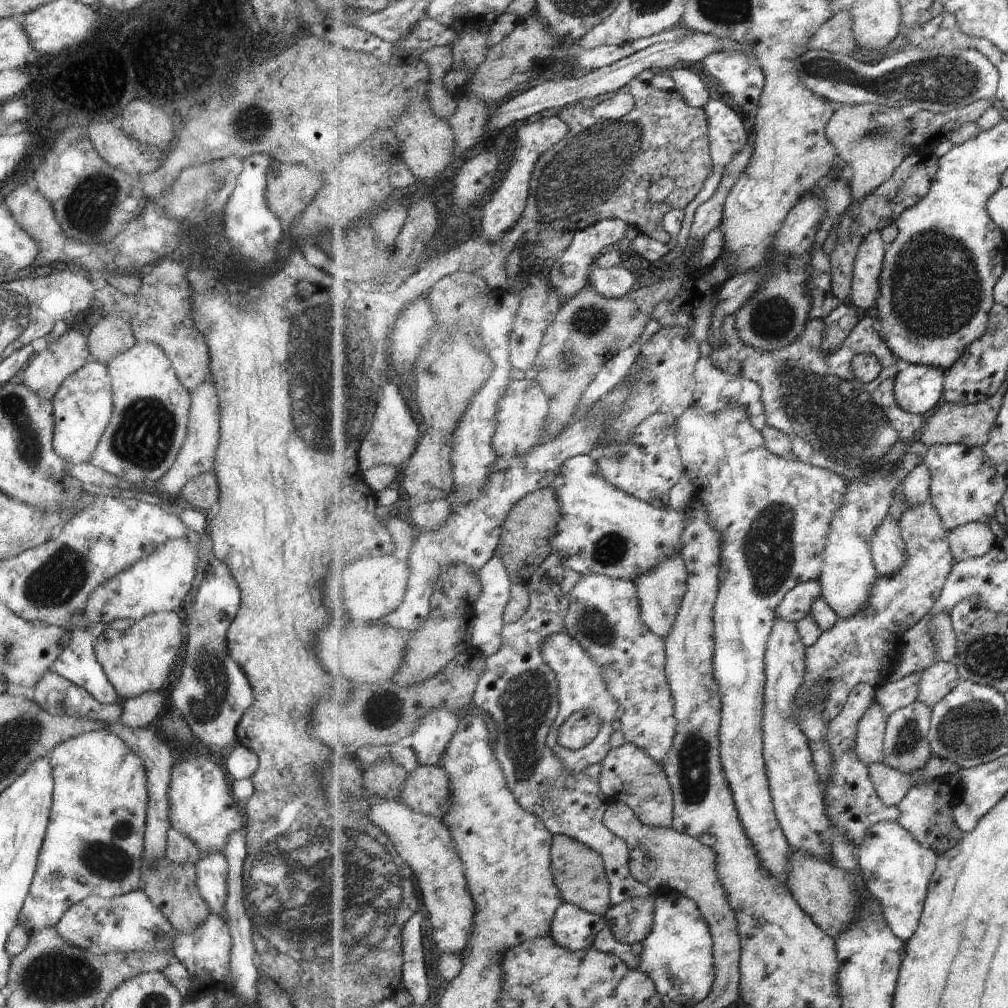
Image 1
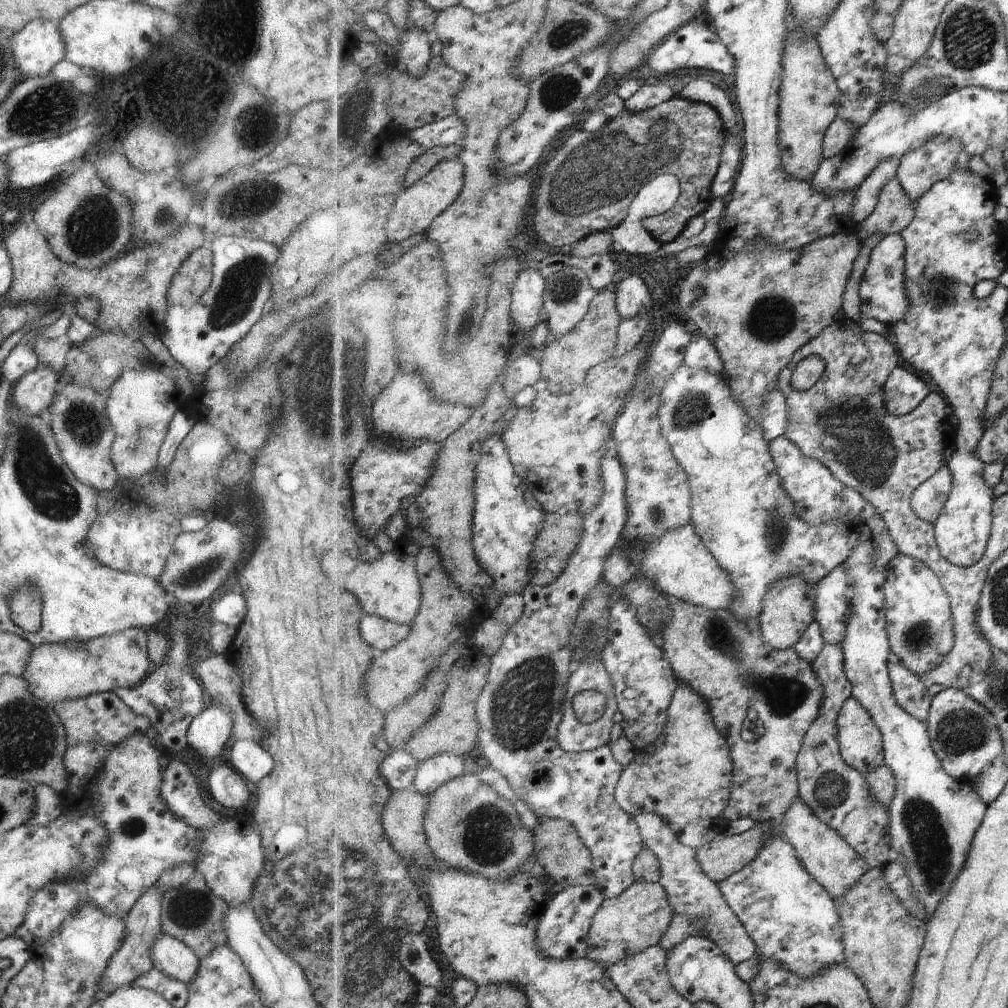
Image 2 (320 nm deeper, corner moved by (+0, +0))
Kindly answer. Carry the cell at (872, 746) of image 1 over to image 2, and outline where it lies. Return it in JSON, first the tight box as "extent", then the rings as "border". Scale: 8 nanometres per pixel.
{"extent":[838,698,886,775],"border":[[[851,698],[838,717],[838,740],[843,759],[863,775],[886,765],[882,731],[869,710]]]}

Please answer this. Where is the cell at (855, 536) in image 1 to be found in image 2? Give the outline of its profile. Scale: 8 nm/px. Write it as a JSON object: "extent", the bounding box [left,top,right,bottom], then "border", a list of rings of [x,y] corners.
{"extent":[841,510,988,918],"border":[[[878,510],[870,518],[859,520],[858,523],[860,523],[861,542],[844,563],[854,590],[854,596],[851,598],[851,618],[847,622],[847,633],[841,645],[846,659],[846,674],[849,682],[853,684],[852,698],[859,700],[869,710],[875,724],[882,731],[886,766],[893,770],[897,780],[894,802],[891,802],[890,807],[891,847],[894,854],[900,855],[905,860],[907,874],[913,878],[913,886],[919,896],[919,902],[923,902],[927,917],[931,918],[939,908],[939,904],[951,892],[959,874],[963,872],[963,866],[971,851],[971,842],[974,842],[975,834],[986,818],[988,805],[979,797],[970,779],[957,779],[947,774],[941,760],[934,752],[933,740],[930,738],[927,724],[907,714],[895,699],[889,671],[893,648],[887,633],[887,598],[884,588],[887,582],[887,566],[900,554],[900,551],[891,538],[885,518]]]}

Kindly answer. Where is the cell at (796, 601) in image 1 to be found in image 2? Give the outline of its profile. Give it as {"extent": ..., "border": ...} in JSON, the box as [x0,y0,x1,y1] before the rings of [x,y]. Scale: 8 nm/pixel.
{"extent":[815,565,854,645],"border":[[[845,565],[835,568],[826,578],[816,585],[815,621],[819,622],[826,644],[842,645],[847,633],[847,622],[851,618],[851,598],[854,596],[849,574]]]}

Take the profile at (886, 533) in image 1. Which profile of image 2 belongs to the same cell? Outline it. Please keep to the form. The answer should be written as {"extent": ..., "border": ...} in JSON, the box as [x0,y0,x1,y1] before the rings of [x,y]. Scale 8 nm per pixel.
{"extent":[886,553,955,677],"border":[[[900,553],[886,571],[887,633],[893,655],[914,674],[922,677],[943,664],[955,646],[951,602],[935,572],[926,563]]]}

